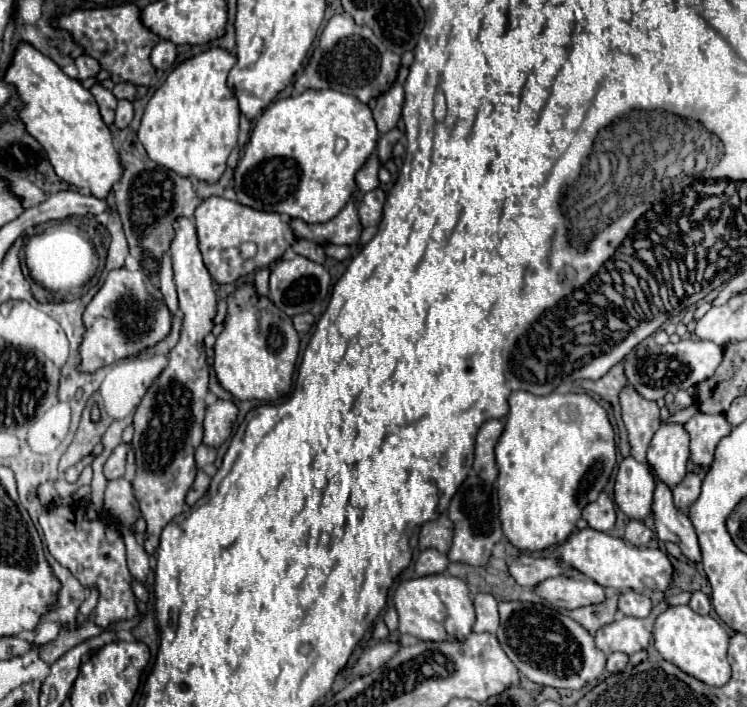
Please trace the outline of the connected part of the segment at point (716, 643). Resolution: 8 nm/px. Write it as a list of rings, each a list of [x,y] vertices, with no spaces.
[[[672,606],[654,622],[654,648],[658,654],[676,664],[682,672],[698,678],[708,686],[724,686],[730,680],[730,662],[726,658],[730,636],[727,627],[712,616],[700,616],[688,606]]]

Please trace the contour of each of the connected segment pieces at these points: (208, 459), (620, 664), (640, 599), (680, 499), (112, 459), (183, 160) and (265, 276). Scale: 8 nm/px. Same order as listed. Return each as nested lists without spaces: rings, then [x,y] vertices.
[[[198,446],[196,448],[196,468],[202,470],[206,464],[212,464],[216,460],[216,450],[214,448],[208,448],[208,446]]]
[[[612,652],[610,656],[608,656],[608,672],[610,674],[616,674],[616,672],[622,672],[624,668],[626,668],[626,664],[628,664],[628,656],[626,654],[622,654],[622,652]]]
[[[622,590],[618,596],[618,608],[626,614],[626,616],[634,616],[634,618],[646,618],[652,610],[652,600],[640,592],[634,590]]]
[[[690,472],[684,476],[684,480],[672,488],[672,494],[674,494],[674,504],[682,510],[682,512],[688,512],[690,504],[698,498],[700,494],[700,486],[702,486],[702,480],[696,472]]]
[[[118,444],[112,454],[108,456],[108,460],[104,462],[104,476],[108,480],[116,480],[118,476],[124,476],[124,468],[126,468],[126,454],[132,448],[132,444]]]
[[[212,48],[182,62],[170,72],[166,82],[150,98],[138,128],[138,140],[144,144],[150,160],[184,178],[196,178],[208,184],[220,180],[238,140],[240,110],[226,86],[228,72],[234,64],[234,54]]]
[[[261,269],[256,272],[254,277],[254,287],[256,291],[261,296],[268,296],[269,288],[268,281],[270,276],[270,269]]]

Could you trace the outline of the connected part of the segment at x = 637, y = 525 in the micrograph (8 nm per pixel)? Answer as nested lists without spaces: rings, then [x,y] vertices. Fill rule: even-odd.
[[[630,520],[626,526],[624,540],[634,546],[646,546],[652,540],[652,530],[642,520]]]

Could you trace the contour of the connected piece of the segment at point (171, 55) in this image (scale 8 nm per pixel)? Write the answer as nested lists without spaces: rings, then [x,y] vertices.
[[[160,40],[154,50],[152,50],[152,56],[150,56],[152,64],[160,70],[170,70],[176,62],[176,46],[168,40]]]

